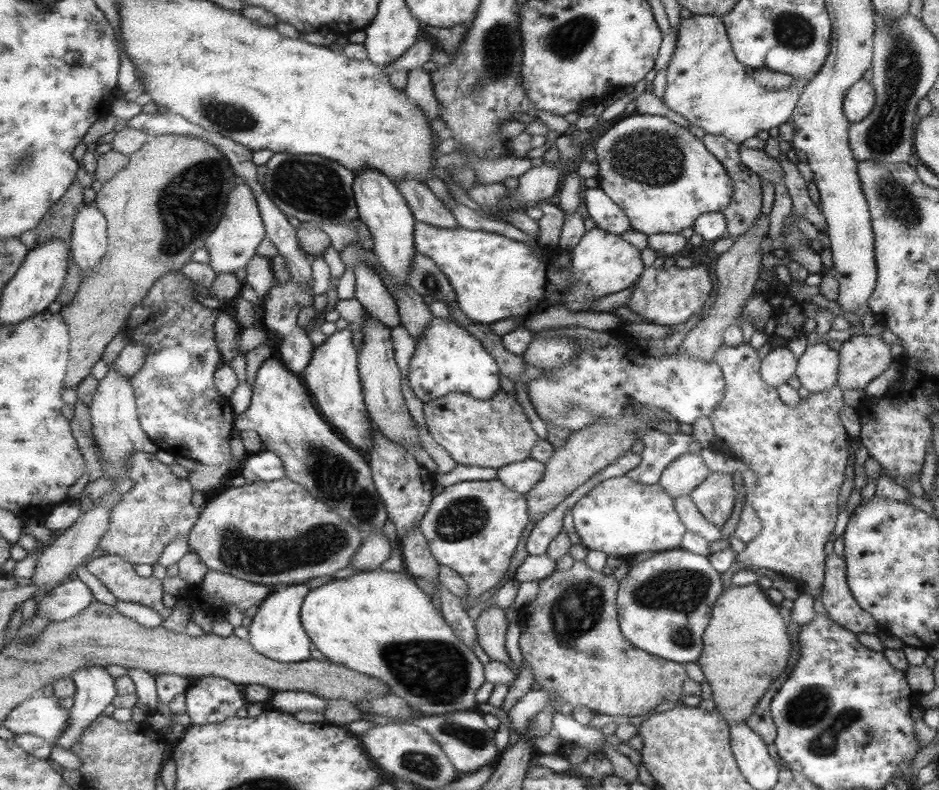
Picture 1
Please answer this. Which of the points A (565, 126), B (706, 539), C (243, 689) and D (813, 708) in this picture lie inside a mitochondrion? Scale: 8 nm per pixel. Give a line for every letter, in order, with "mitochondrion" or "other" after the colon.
A: other
B: other
C: other
D: mitochondrion

